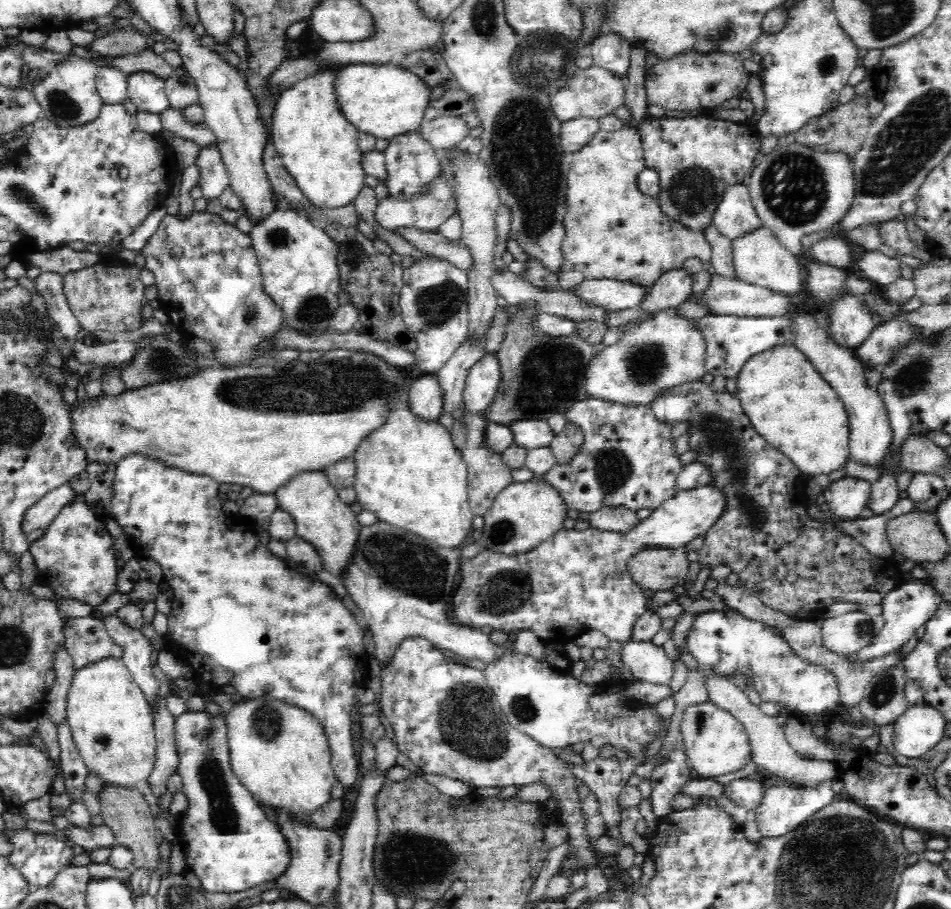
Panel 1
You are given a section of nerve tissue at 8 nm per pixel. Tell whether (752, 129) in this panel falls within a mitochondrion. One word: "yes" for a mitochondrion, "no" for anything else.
no

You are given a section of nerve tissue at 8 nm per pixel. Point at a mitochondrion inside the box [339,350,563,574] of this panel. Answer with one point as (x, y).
(503, 532)

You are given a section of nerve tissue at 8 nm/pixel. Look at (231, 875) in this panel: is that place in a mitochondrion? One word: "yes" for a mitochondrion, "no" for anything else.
no

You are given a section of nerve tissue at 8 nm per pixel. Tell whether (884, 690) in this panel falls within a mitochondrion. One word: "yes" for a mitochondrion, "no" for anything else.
yes

